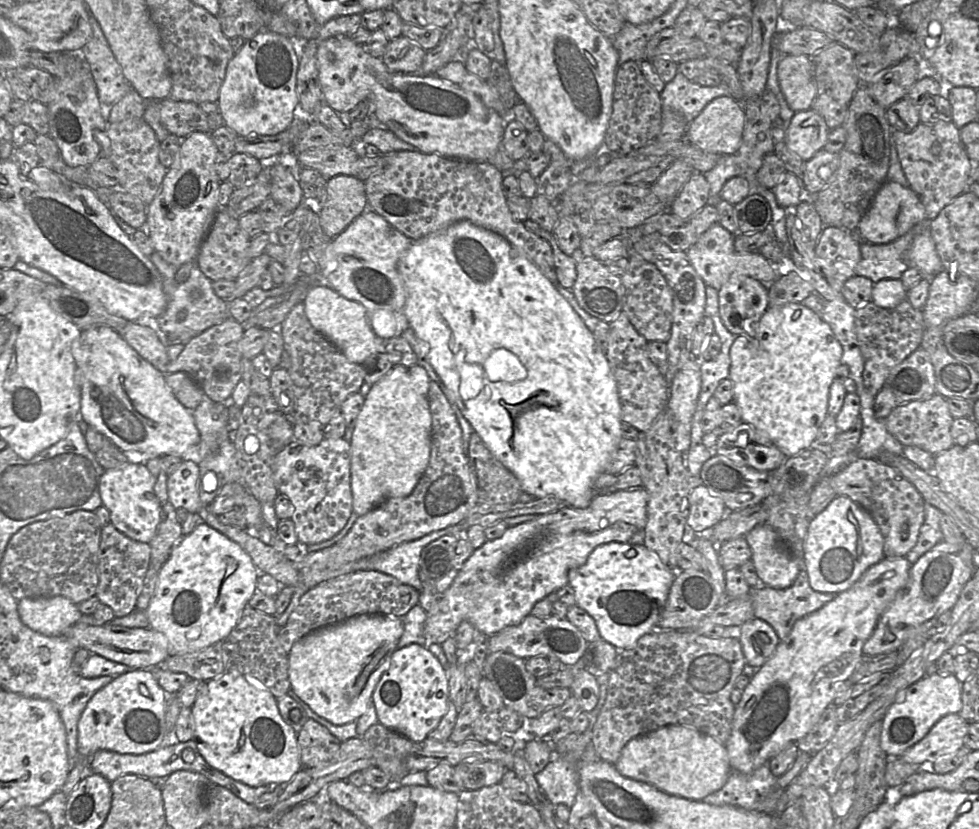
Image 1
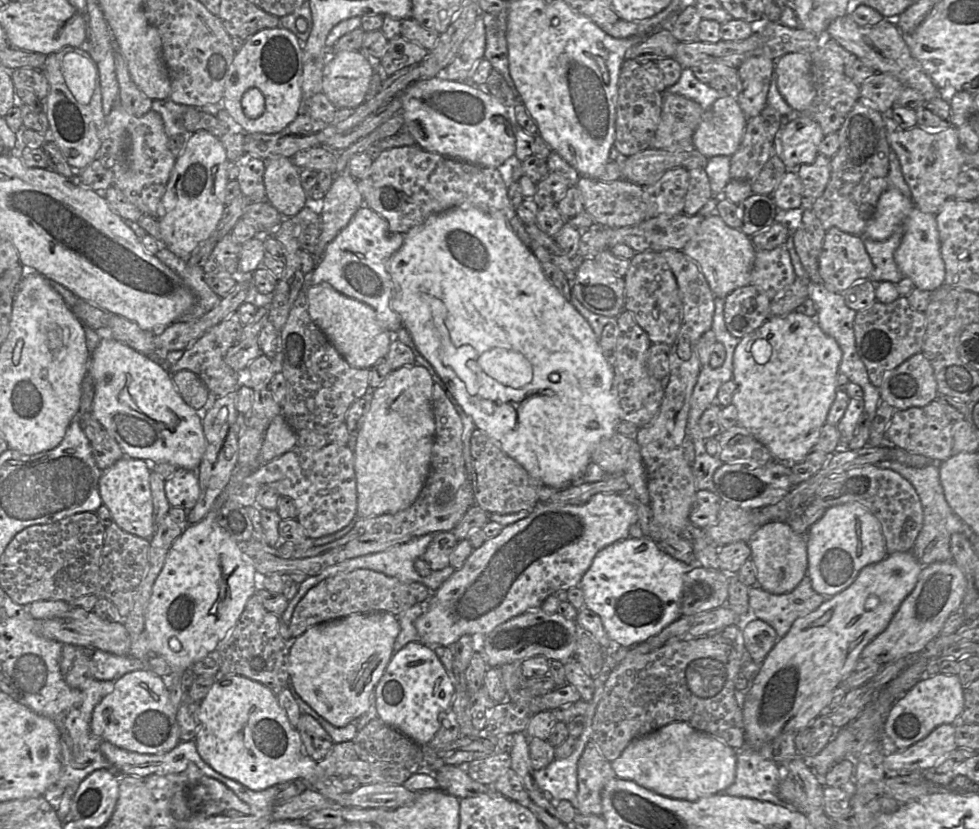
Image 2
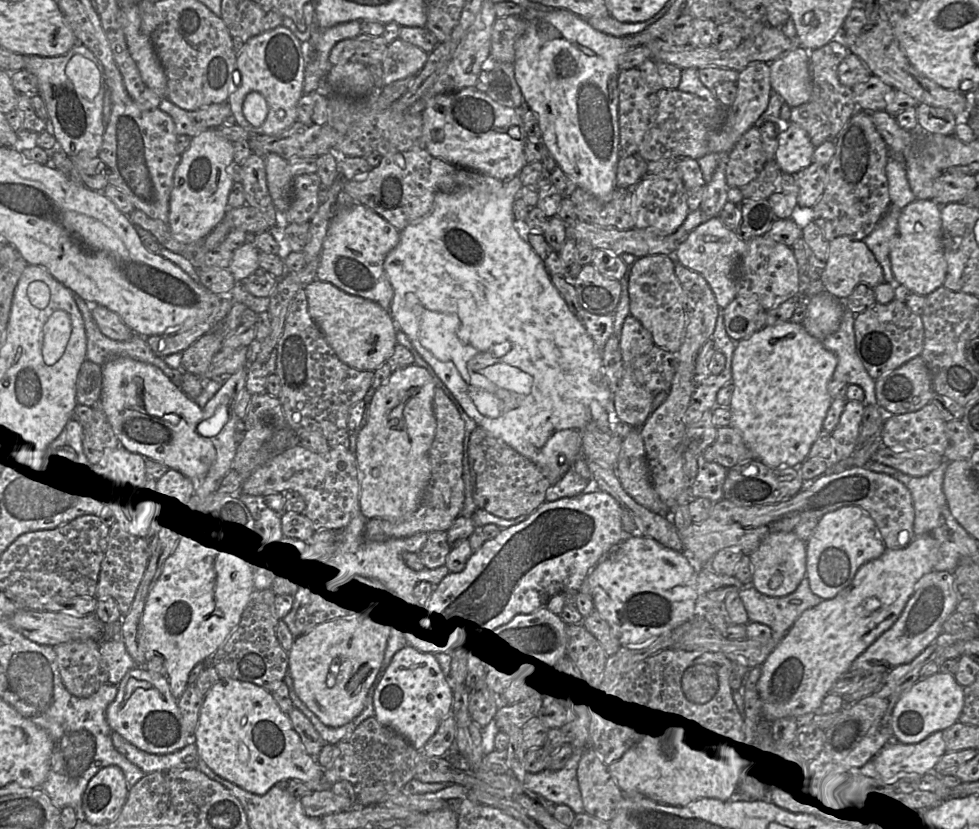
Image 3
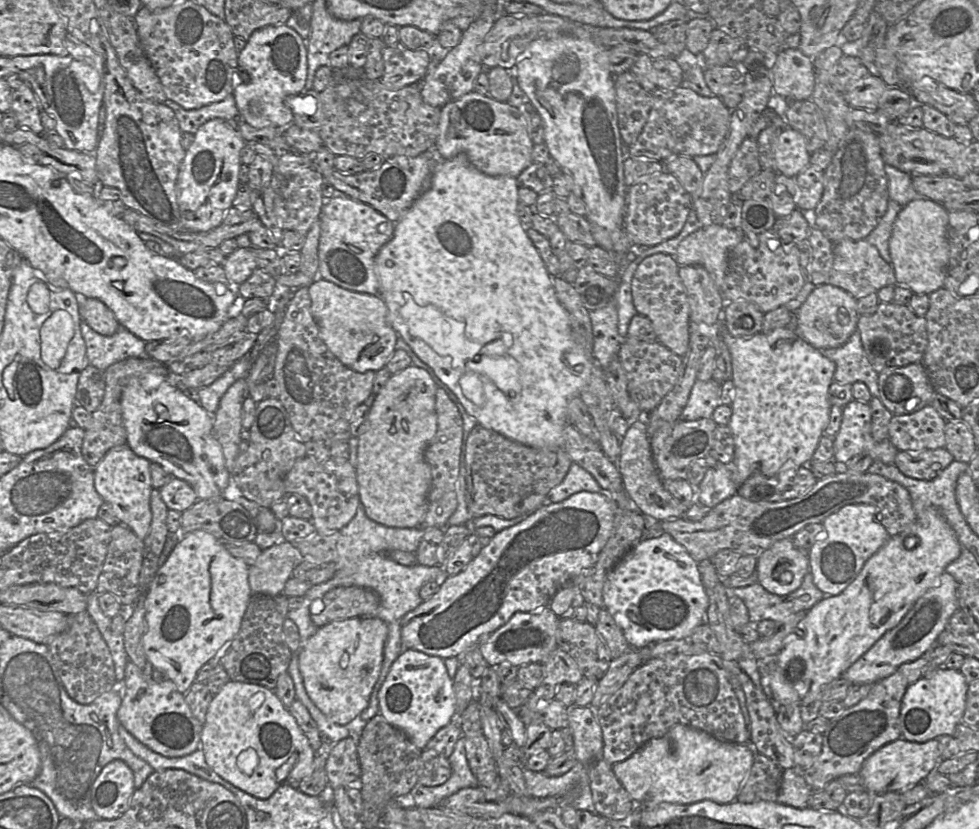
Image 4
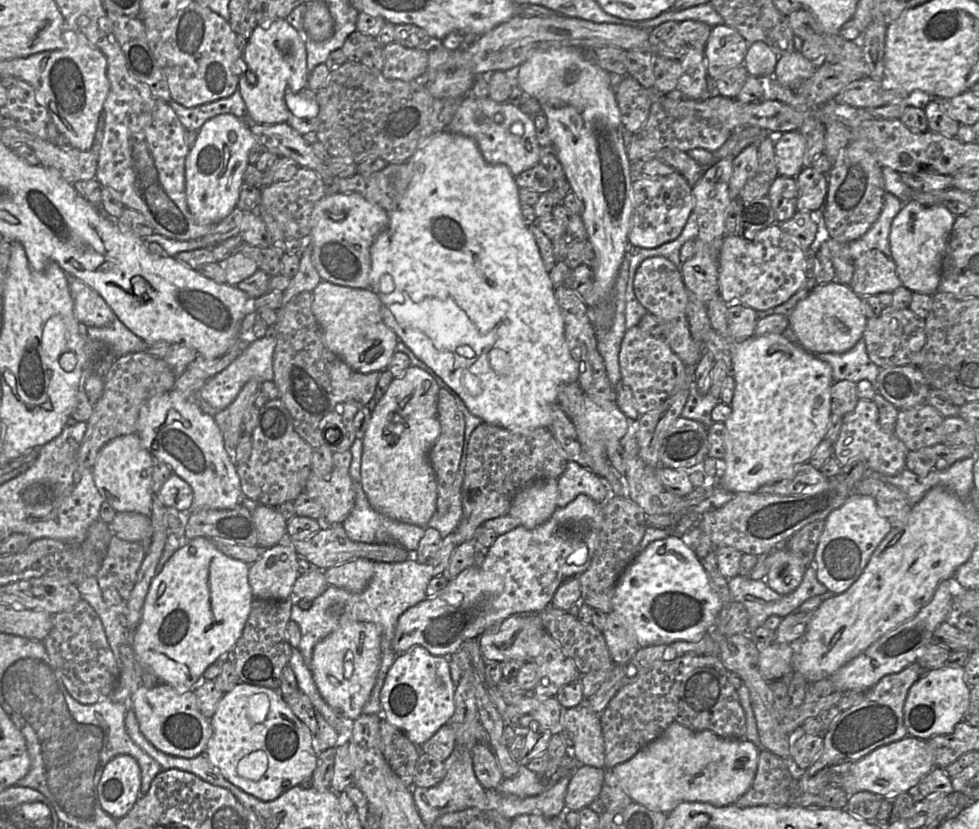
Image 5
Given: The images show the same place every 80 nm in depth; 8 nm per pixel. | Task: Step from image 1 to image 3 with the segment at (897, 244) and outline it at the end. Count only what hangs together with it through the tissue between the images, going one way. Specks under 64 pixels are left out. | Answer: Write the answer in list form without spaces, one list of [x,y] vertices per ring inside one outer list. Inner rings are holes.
[[[890,204],[873,231],[863,239],[881,265],[884,280],[892,284],[898,283],[895,282],[893,275],[890,251],[892,239],[898,232],[898,218],[901,210],[894,204]]]

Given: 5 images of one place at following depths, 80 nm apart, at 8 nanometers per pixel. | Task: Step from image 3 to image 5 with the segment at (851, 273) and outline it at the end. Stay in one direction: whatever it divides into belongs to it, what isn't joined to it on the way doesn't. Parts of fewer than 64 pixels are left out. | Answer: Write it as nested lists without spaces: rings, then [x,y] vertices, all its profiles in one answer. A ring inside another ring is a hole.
[[[862,239],[854,240],[849,252],[854,264],[854,274],[849,287],[859,296],[878,295],[902,286],[891,257],[871,248]]]

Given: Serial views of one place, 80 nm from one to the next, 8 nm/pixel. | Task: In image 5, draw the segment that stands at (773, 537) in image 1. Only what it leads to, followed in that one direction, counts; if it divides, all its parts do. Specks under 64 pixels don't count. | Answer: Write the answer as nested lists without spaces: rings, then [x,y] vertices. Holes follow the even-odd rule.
[[[786,548],[776,550],[768,557],[767,585],[780,595],[788,595],[801,583],[807,566]]]

